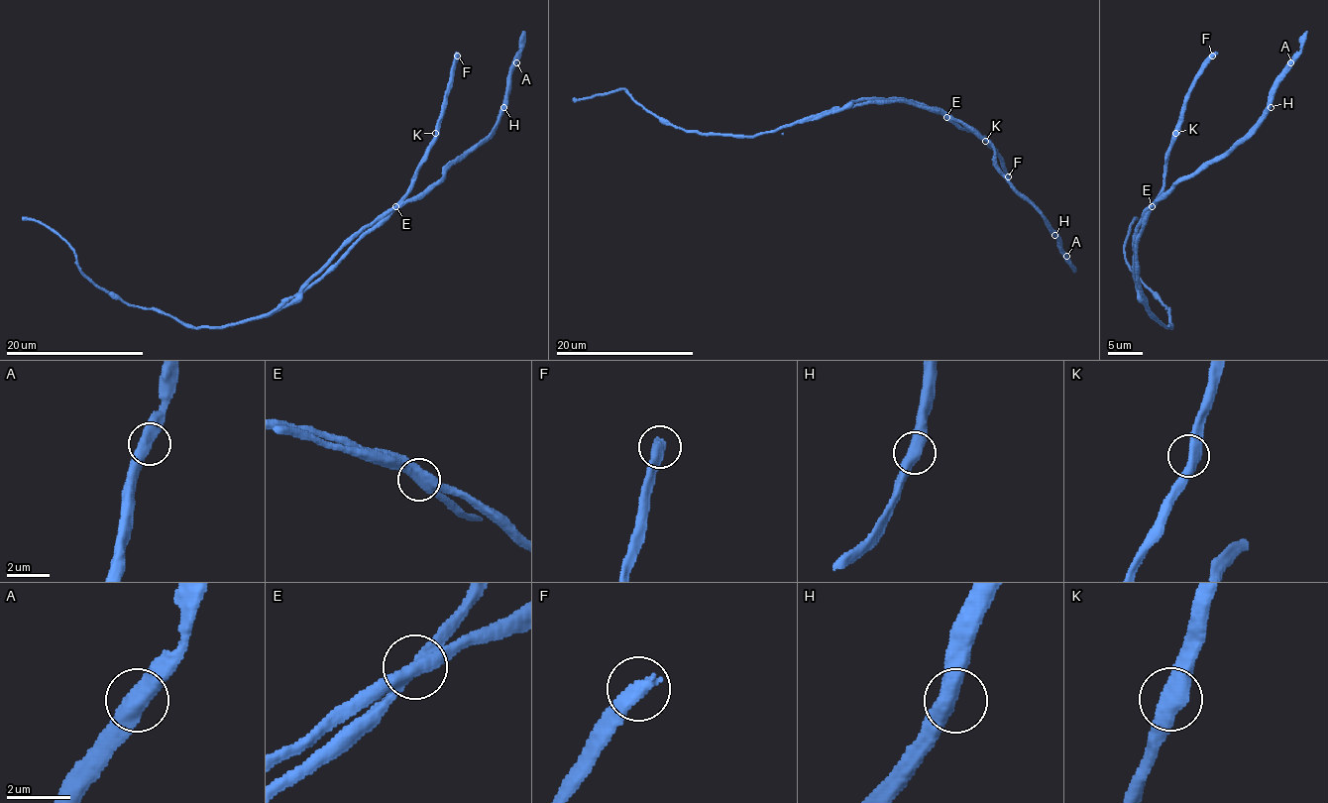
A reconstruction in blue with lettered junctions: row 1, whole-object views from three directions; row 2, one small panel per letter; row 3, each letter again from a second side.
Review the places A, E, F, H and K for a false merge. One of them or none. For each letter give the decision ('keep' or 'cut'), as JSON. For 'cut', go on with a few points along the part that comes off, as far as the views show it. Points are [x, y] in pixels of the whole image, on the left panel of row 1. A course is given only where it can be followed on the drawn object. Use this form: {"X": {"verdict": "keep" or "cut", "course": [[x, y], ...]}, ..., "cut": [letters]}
{"A": {"verdict": "keep"}, "E": {"verdict": "cut", "course": [[395, 207], [313, 283], [267, 314], [204, 328], [127, 305], [80, 269], [57, 235], [22, 217]]}, "F": {"verdict": "keep"}, "H": {"verdict": "keep"}, "K": {"verdict": "keep"}, "cut": ["E"]}

